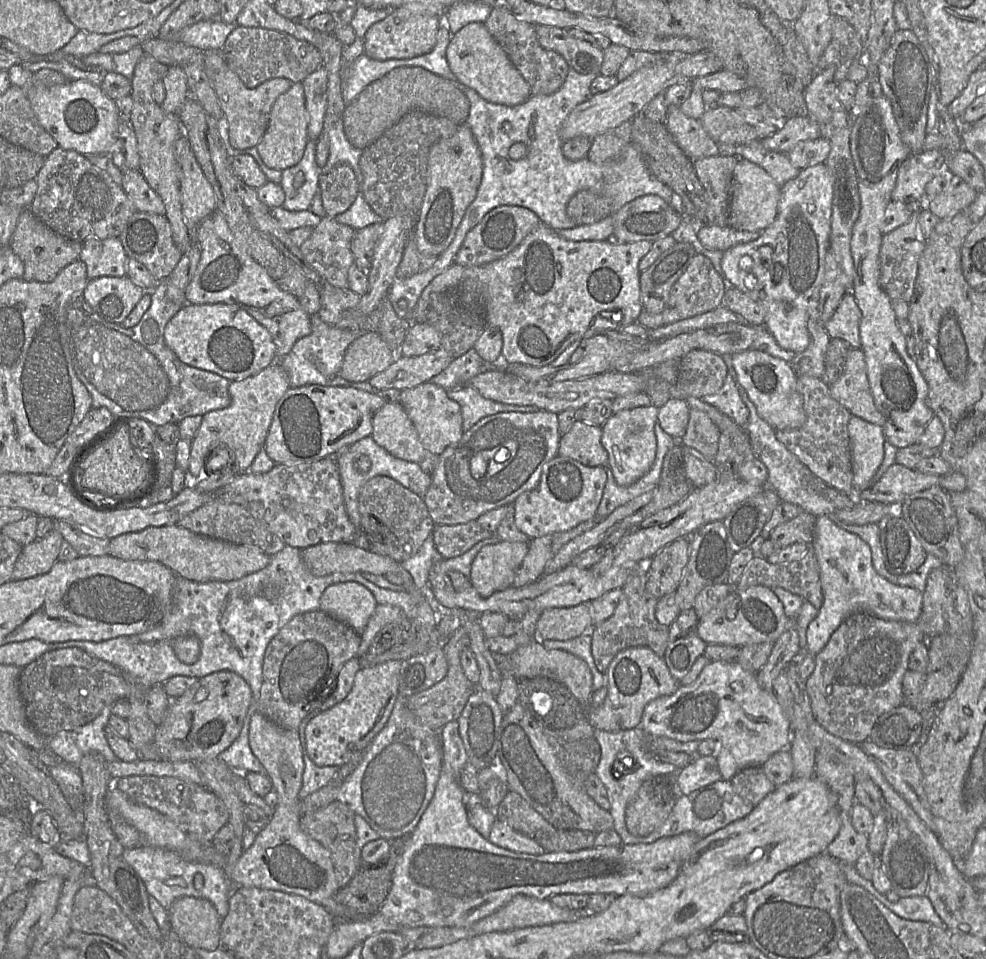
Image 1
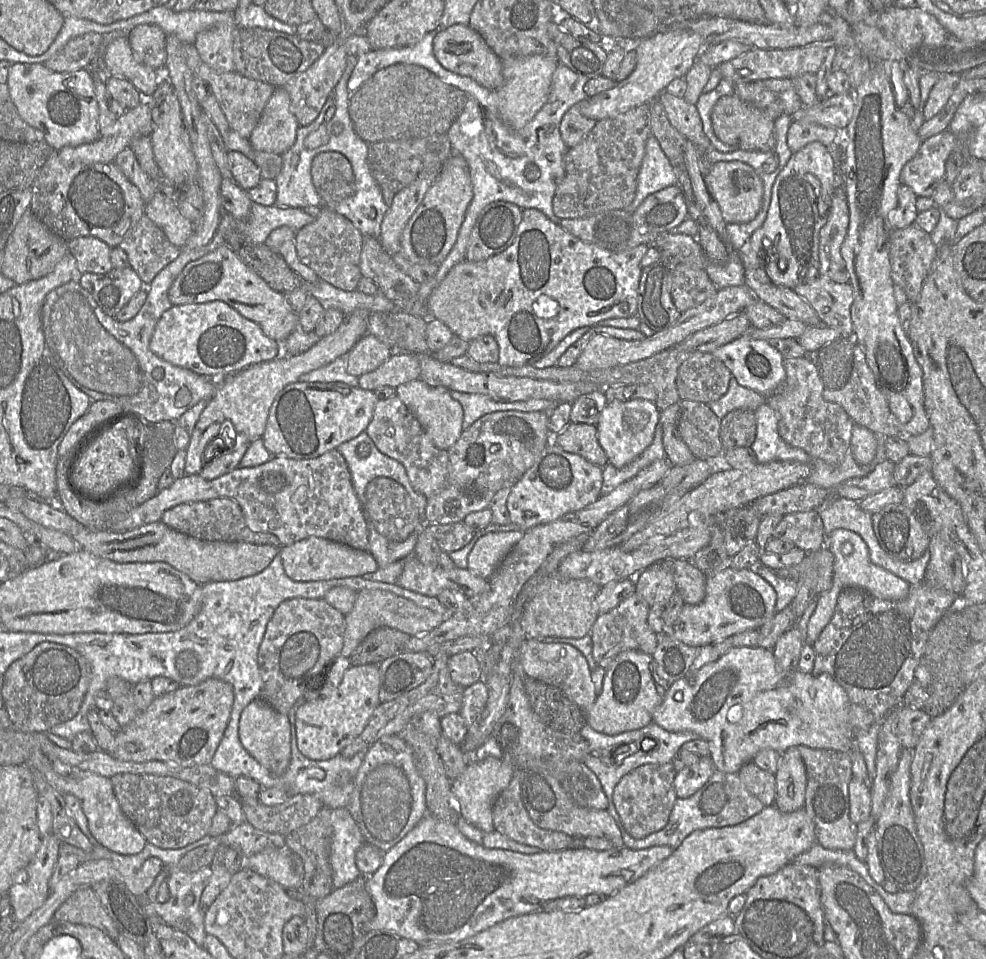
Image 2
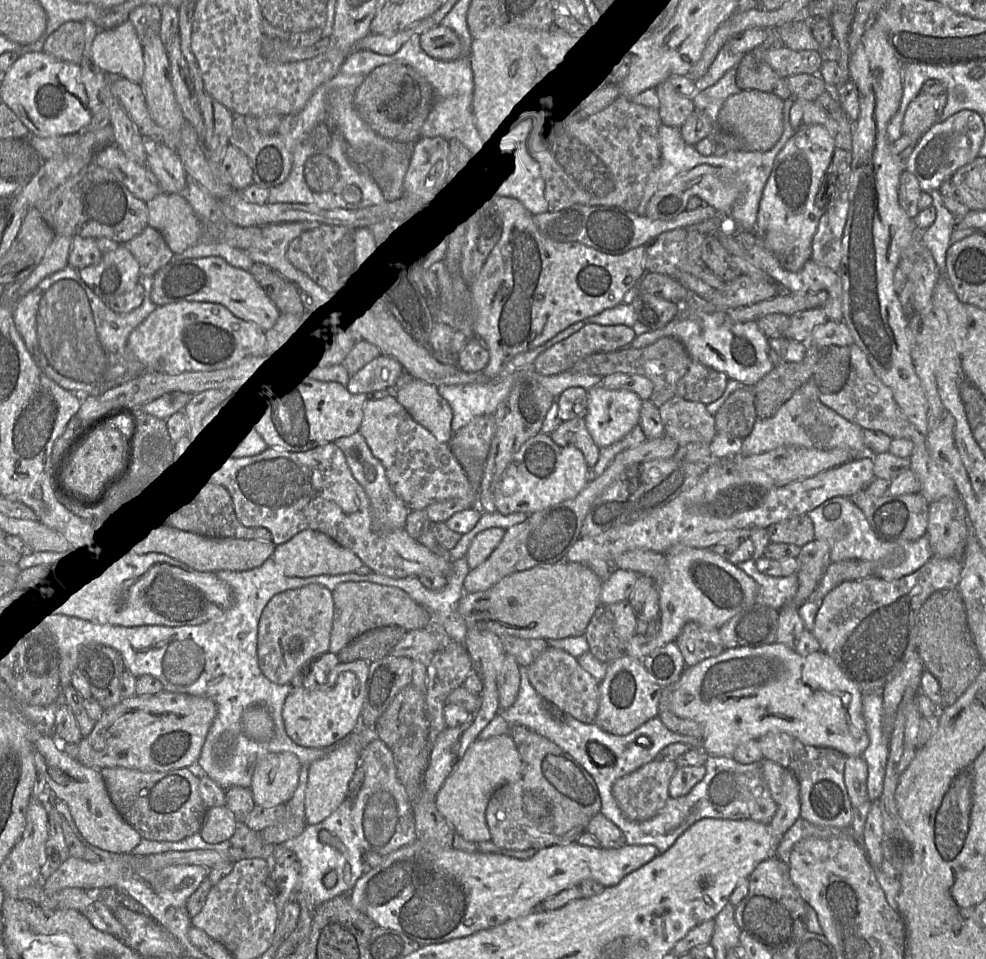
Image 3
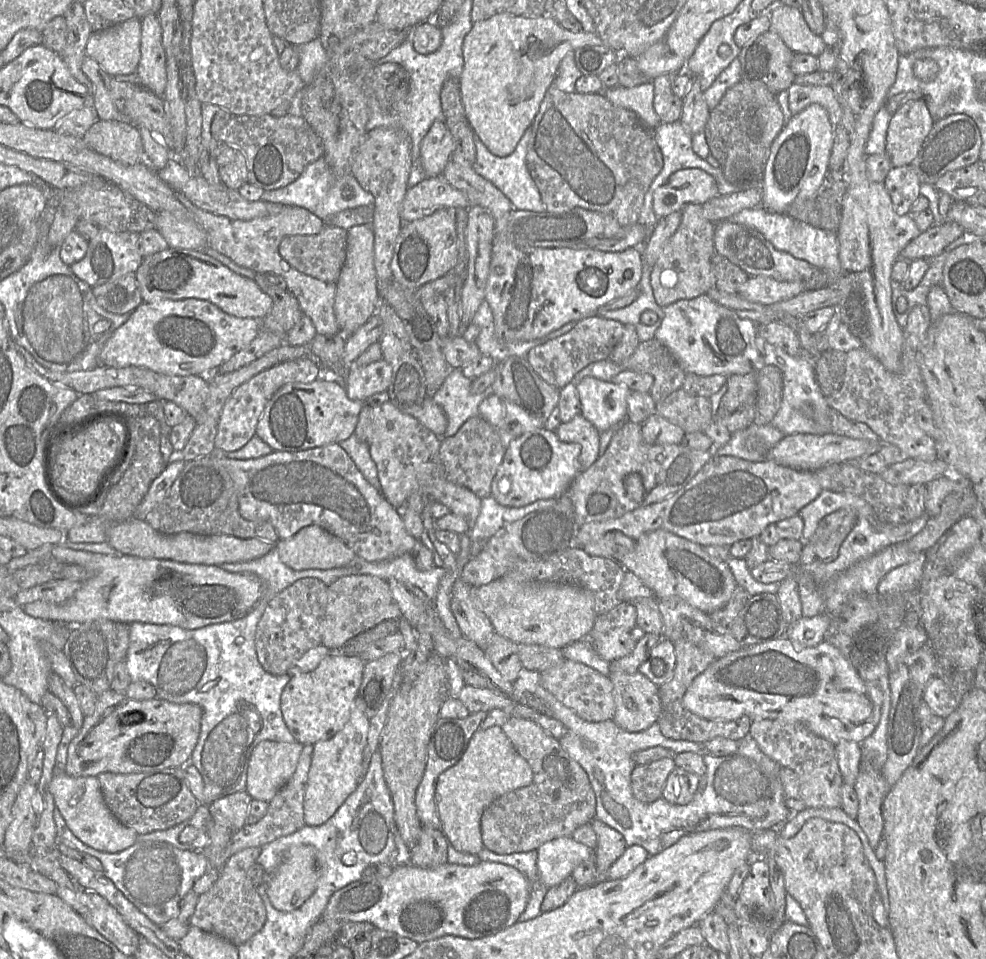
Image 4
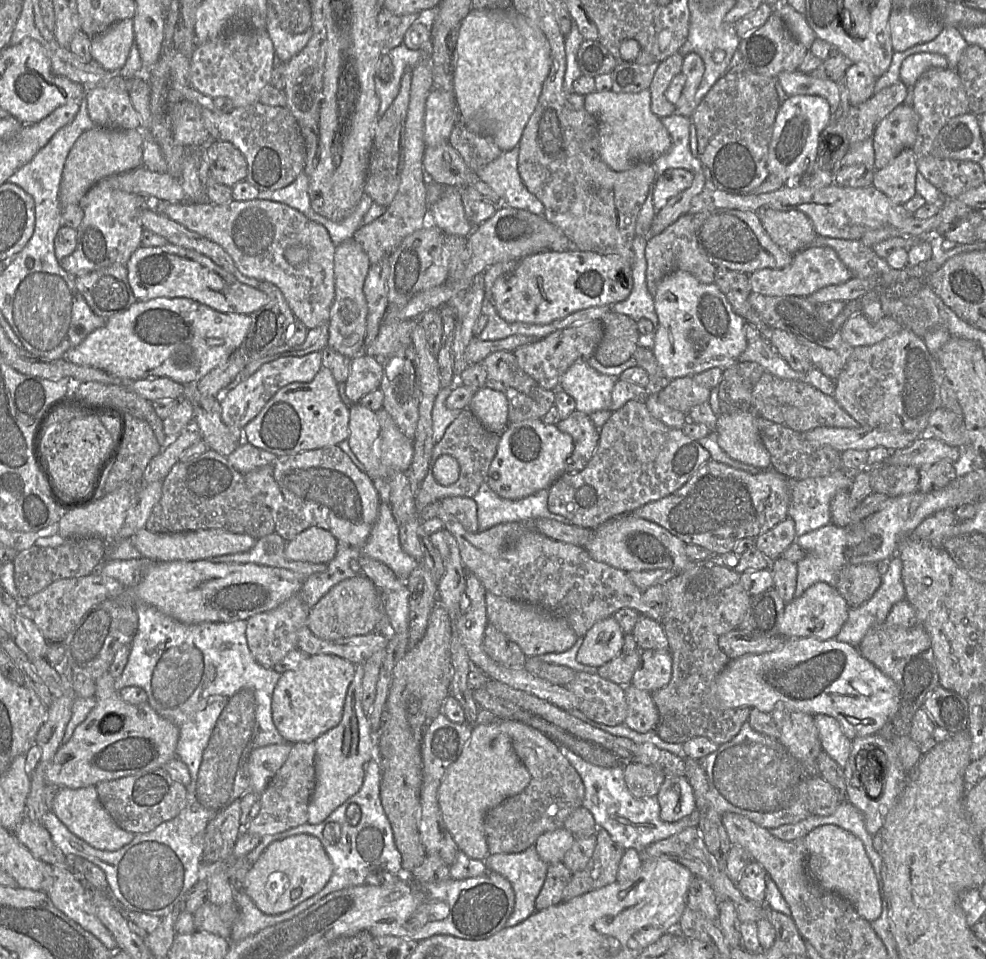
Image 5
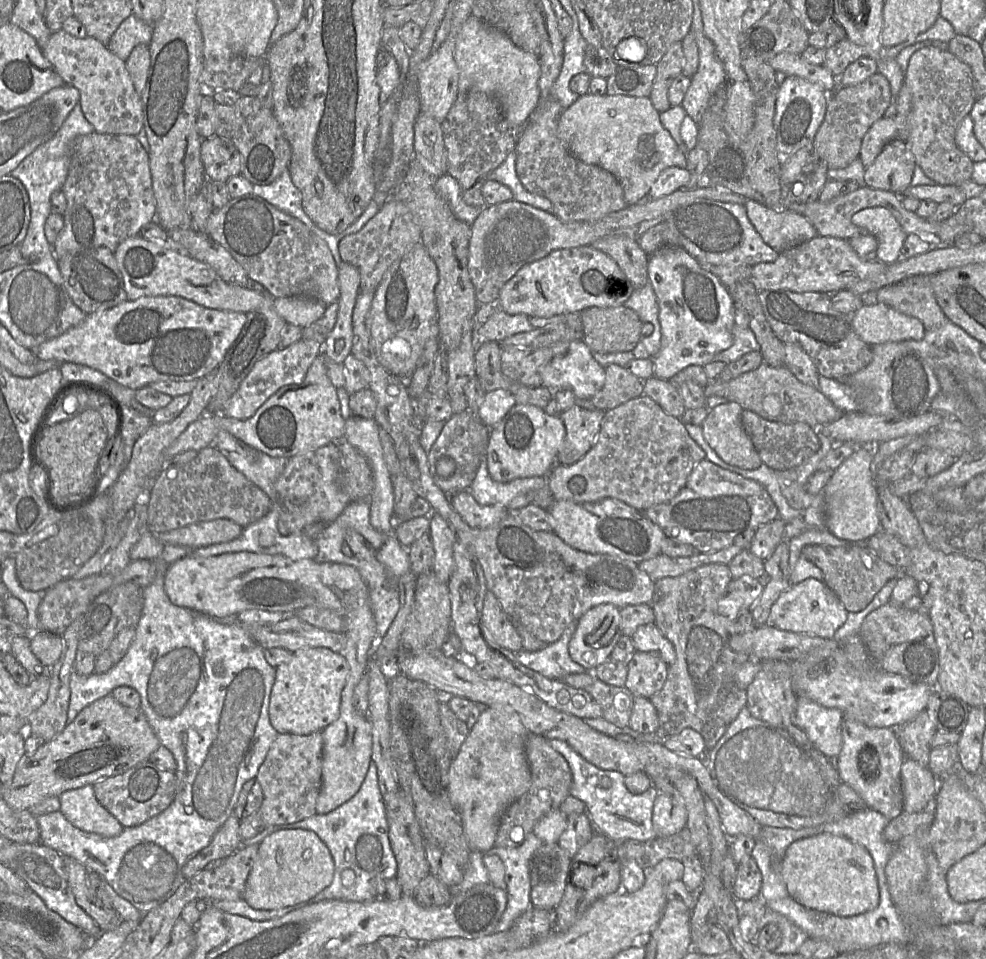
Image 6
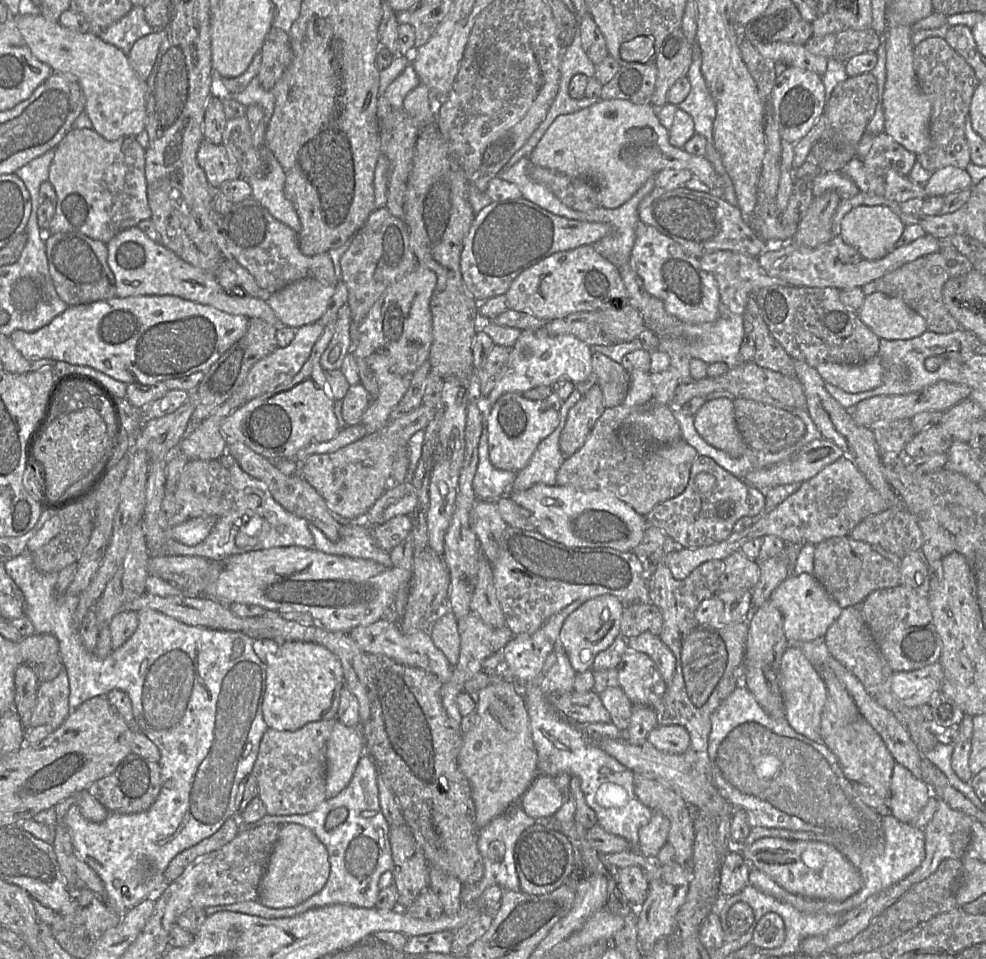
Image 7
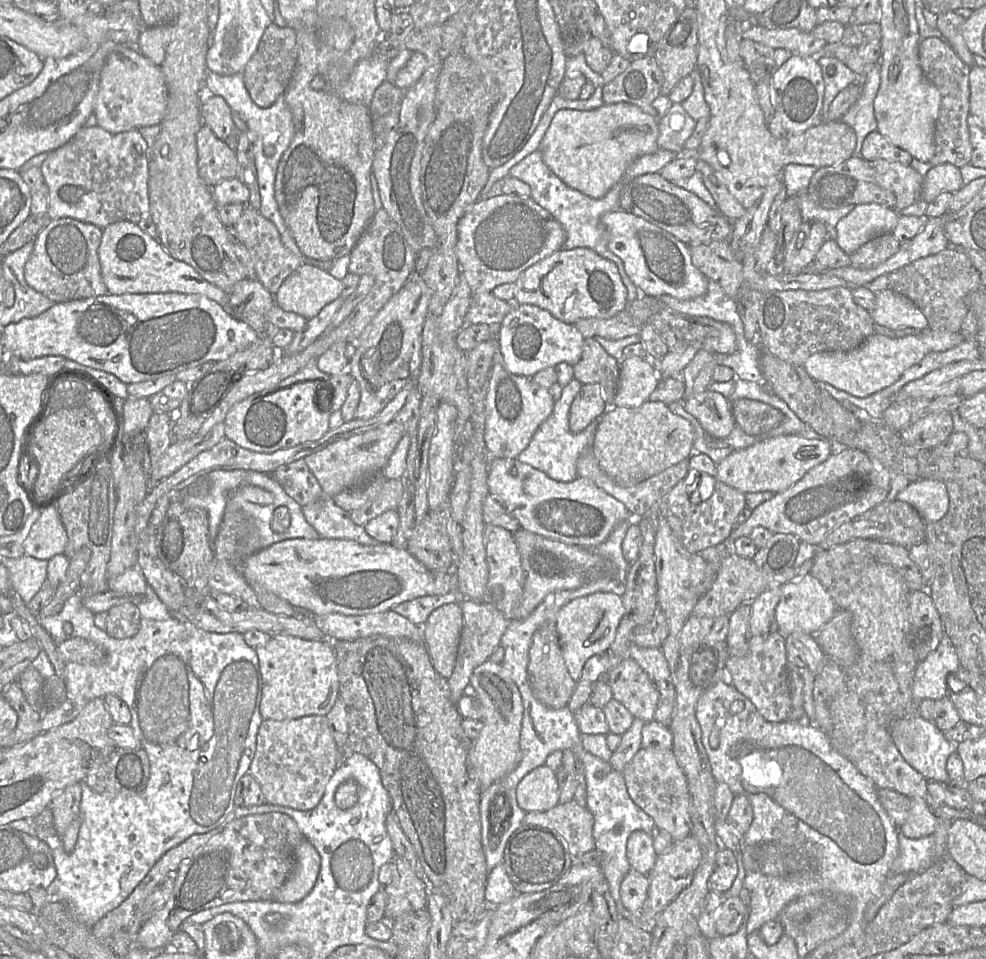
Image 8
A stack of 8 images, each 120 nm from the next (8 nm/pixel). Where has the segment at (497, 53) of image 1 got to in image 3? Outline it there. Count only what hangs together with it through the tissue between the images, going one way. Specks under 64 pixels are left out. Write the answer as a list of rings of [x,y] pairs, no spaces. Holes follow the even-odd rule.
[[[442,25],[422,33],[420,45],[427,55],[437,60],[450,61],[463,56],[462,45],[457,34]]]

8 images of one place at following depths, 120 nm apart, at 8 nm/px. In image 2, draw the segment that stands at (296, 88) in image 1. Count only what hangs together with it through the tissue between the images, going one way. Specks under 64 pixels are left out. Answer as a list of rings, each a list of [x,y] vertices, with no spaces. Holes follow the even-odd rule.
[[[276,87],[249,141],[252,147],[257,151],[283,155],[294,145],[299,127],[300,124],[291,111],[291,100],[288,92],[282,87]]]

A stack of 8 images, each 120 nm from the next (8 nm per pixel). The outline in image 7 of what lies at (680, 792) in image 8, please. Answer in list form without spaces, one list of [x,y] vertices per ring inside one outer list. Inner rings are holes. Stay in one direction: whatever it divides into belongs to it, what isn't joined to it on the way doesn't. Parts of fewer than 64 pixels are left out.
[[[633,772],[634,792],[652,811],[658,811],[670,821],[668,842],[674,847],[674,860],[690,866],[693,857],[694,827],[690,806],[661,782]]]

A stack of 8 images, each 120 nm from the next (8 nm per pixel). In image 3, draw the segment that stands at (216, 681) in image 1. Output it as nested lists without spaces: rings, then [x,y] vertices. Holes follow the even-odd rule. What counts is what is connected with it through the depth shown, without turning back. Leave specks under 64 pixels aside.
[[[164,690],[161,693],[148,696],[134,696],[129,699],[122,698],[119,704],[104,710],[102,717],[98,721],[95,721],[96,723],[95,726],[93,727],[92,732],[87,737],[82,738],[82,740],[78,744],[79,749],[76,760],[84,766],[99,770],[103,768],[124,767],[140,771],[167,771],[167,770],[190,767],[191,765],[195,764],[198,761],[206,736],[216,715],[217,715],[217,706],[215,702],[210,698],[202,696],[194,696],[185,693],[174,693]]]

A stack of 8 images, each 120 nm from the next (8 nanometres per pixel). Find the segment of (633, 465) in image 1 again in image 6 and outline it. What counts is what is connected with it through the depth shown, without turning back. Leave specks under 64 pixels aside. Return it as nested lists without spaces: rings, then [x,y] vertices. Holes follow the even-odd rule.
[[[572,340],[564,356],[543,368],[541,378],[543,387],[569,388],[576,399],[589,400],[603,387],[605,369],[595,361],[583,340]]]

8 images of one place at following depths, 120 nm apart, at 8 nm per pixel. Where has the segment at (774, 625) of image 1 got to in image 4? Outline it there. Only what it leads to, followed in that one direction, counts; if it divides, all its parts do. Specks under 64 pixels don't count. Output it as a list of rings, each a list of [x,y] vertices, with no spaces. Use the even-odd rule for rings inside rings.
[[[665,530],[643,534],[636,540],[634,551],[618,563],[639,577],[657,600],[682,599],[708,614],[725,606],[738,587],[726,561],[710,557],[702,546]],[[620,628],[612,629],[590,642],[594,651],[608,662],[629,655],[637,643],[628,630]]]

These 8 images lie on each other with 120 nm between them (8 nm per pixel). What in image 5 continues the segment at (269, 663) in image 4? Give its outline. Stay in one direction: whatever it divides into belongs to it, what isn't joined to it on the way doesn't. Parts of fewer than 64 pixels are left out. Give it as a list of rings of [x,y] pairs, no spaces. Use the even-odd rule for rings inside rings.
[[[296,593],[279,606],[247,619],[246,638],[254,659],[266,668],[274,668],[289,652],[297,649],[298,632],[307,626],[307,618],[312,607],[308,607],[300,593]]]

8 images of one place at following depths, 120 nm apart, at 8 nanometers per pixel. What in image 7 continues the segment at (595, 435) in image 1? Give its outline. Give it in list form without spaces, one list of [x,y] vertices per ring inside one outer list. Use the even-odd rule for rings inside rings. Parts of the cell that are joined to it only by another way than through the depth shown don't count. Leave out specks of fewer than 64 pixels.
[[[598,384],[593,385],[569,409],[559,438],[560,451],[565,459],[572,456],[584,445],[604,409],[602,391]]]

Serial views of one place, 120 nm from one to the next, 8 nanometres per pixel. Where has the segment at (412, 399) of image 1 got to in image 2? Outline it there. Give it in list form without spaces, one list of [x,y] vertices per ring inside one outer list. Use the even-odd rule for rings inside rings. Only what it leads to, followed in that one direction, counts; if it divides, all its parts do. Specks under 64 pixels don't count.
[[[417,379],[398,386],[396,396],[415,415],[437,448],[448,451],[460,438],[463,432],[463,408],[450,396],[448,388],[432,387],[423,380]]]

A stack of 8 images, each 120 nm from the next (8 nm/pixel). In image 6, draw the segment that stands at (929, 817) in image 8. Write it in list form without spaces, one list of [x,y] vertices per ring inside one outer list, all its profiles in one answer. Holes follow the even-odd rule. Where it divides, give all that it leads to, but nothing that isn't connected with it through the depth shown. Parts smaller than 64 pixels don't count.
[[[905,758],[901,766],[903,812],[917,813],[933,805],[938,791],[938,779],[913,759]]]

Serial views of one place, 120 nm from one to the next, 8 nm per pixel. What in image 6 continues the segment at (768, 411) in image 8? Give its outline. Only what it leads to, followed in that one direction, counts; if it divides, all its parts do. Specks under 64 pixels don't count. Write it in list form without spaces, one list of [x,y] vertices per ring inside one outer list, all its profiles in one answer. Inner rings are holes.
[[[743,409],[742,424],[762,463],[778,471],[790,470],[807,462],[820,449],[820,441],[813,429],[803,422],[784,424],[769,421],[750,410]]]

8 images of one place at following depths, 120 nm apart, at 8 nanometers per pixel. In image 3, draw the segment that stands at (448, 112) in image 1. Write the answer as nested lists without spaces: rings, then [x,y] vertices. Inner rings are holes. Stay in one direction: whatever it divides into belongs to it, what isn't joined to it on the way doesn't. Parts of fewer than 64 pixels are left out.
[[[404,63],[376,67],[356,88],[353,103],[362,119],[378,135],[403,144],[414,144],[420,136],[434,102],[434,91],[427,79]]]

